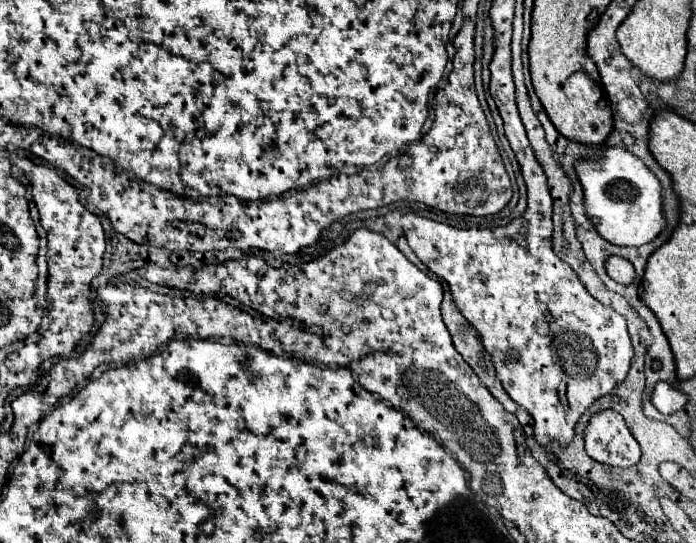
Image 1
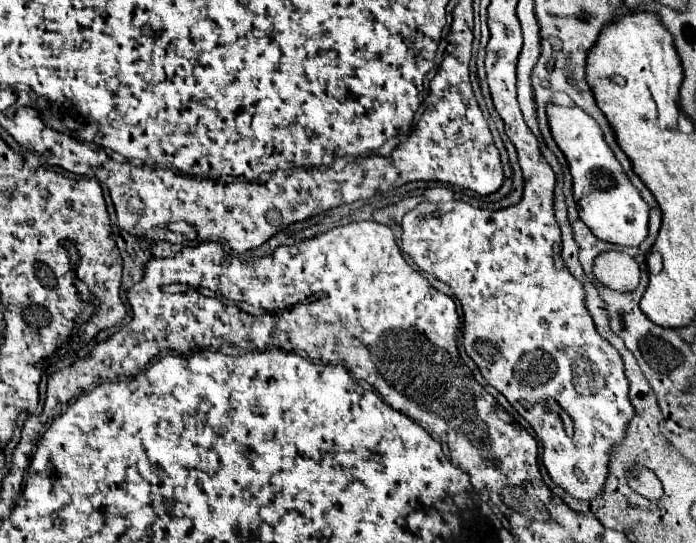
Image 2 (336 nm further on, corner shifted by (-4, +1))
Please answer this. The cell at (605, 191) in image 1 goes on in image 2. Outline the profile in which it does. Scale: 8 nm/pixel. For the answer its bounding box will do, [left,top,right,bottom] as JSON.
[546,104,650,246]

